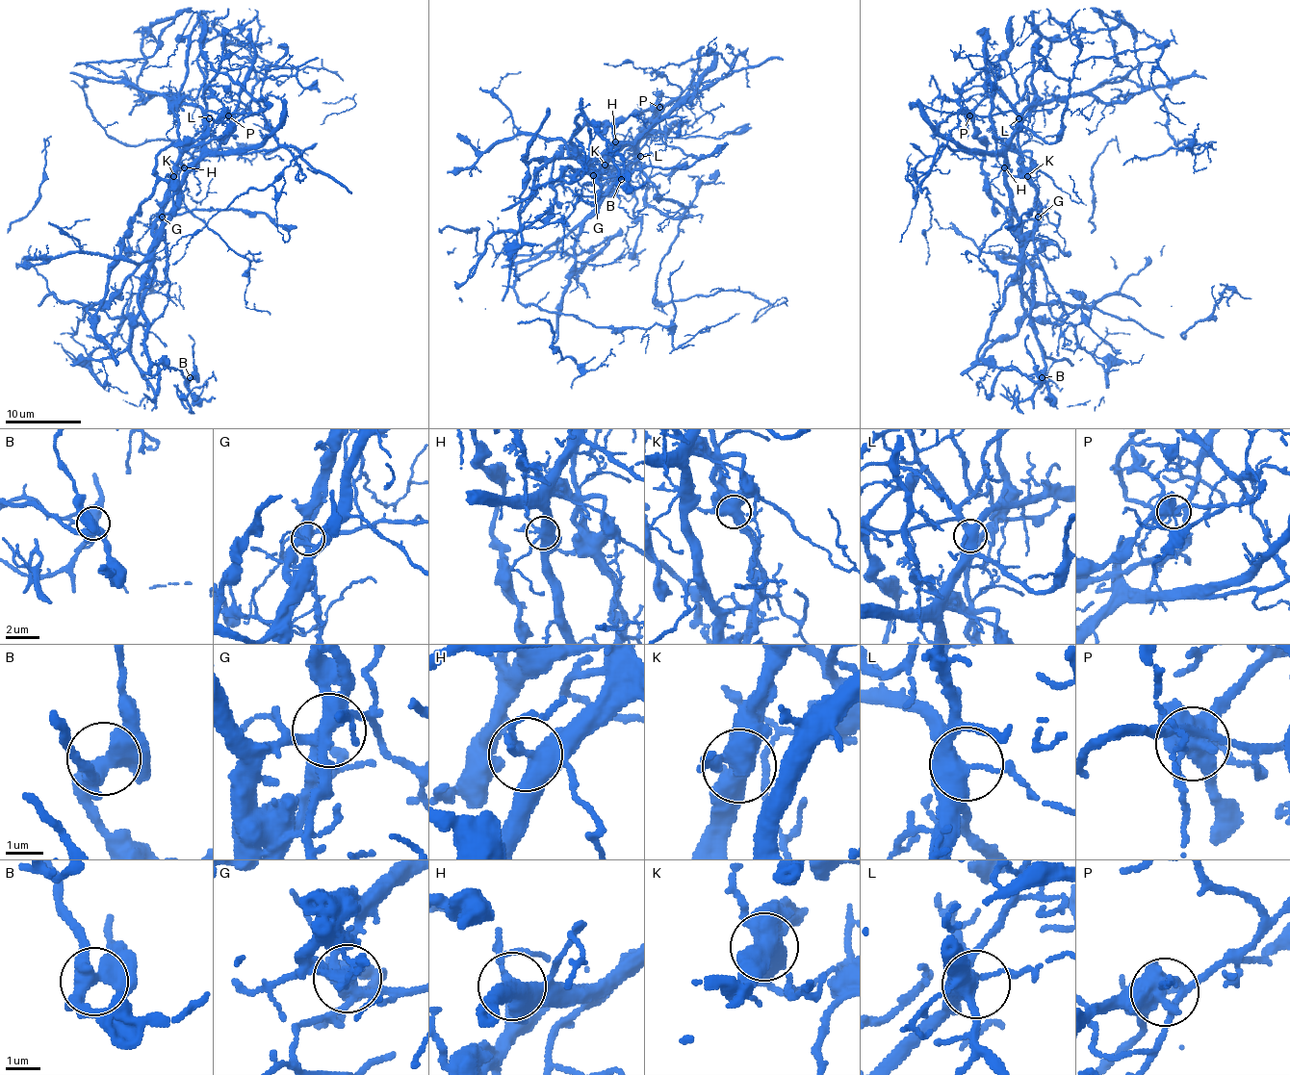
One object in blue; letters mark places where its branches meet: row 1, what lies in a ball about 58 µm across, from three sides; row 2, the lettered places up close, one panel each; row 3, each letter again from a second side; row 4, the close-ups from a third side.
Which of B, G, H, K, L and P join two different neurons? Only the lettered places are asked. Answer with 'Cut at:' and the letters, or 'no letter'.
Cut at: G, K, P

